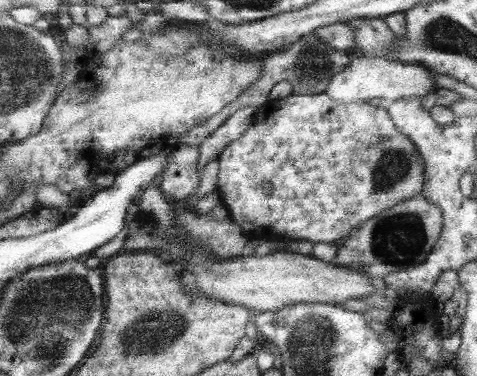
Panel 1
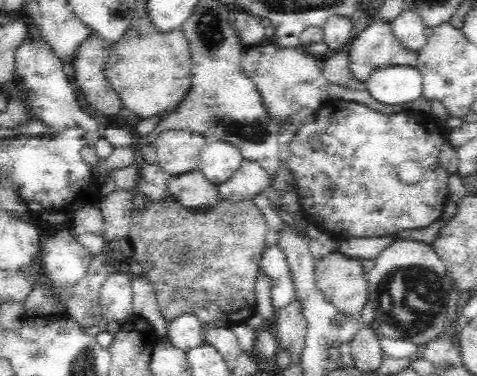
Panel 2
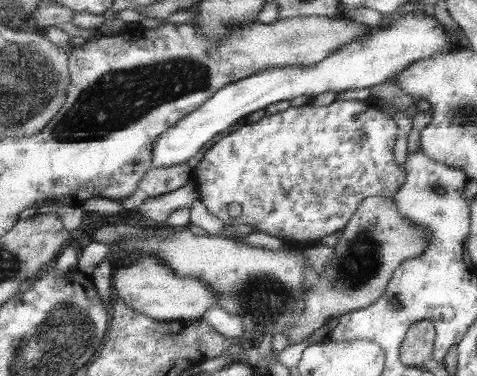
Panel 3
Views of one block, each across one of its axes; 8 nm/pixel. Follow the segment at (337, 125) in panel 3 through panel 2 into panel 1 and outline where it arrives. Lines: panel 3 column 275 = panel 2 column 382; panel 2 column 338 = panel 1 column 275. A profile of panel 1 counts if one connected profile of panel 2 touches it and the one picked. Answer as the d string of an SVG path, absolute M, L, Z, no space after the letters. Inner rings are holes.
M307 94L307 96L287 96L283 100L269 100L255 116L255 122L251 128L247 128L243 132L243 136L235 142L231 142L219 156L219 184L217 184L217 192L221 194L223 204L231 210L231 220L245 232L245 234L253 234L255 230L263 230L265 232L273 232L279 234L279 238L287 238L287 240L309 240L313 244L319 242L329 242L329 244L339 244L343 240L347 240L361 224L367 224L367 220L379 216L381 212L387 212L389 208L395 208L397 204L403 204L405 200L411 200L413 196L419 196L423 192L427 184L427 176L425 176L425 162L419 156L419 150L415 148L415 144L411 144L409 136L405 136L401 130L397 130L391 114L387 112L387 104L385 106L373 106L373 104L365 104L365 102L353 102L353 104L339 104L337 100L333 100L327 94ZM263 182L271 184L271 194L263 194Z

